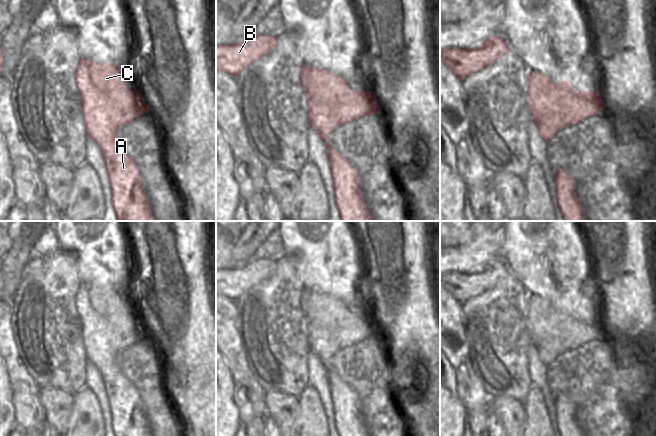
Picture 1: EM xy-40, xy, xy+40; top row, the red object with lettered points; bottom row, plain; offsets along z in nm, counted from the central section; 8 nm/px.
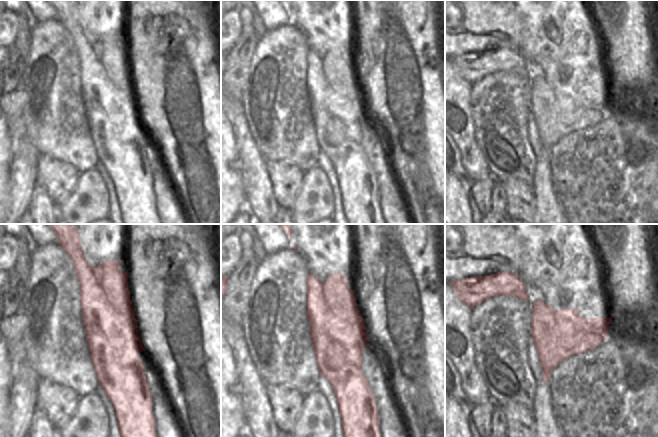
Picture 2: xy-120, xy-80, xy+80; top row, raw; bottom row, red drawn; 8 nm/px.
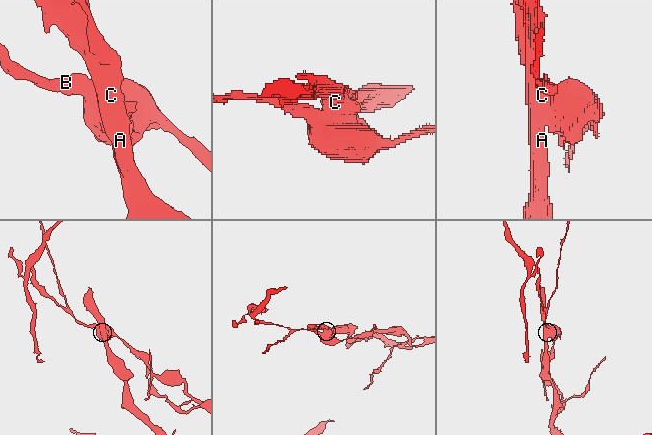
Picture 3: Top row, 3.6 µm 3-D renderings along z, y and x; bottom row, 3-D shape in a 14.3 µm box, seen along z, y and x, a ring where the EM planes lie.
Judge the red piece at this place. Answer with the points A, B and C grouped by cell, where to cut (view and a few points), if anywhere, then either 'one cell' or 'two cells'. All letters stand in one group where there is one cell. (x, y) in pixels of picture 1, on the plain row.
A C / B; cut in xy+40 along (556, 307), (582, 322), (594, 326), (602, 324); two cells

